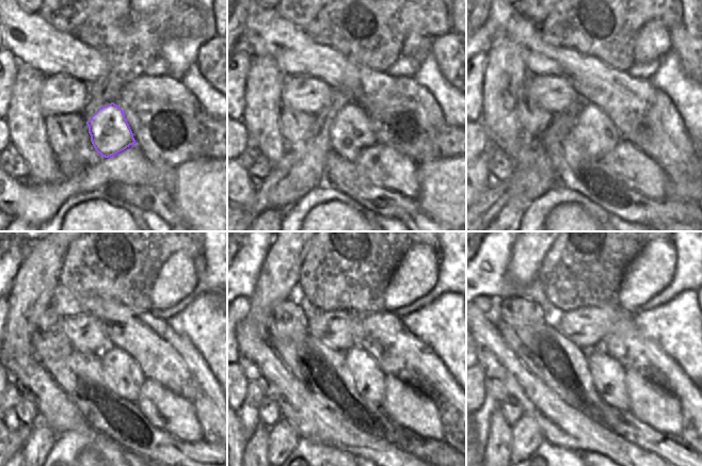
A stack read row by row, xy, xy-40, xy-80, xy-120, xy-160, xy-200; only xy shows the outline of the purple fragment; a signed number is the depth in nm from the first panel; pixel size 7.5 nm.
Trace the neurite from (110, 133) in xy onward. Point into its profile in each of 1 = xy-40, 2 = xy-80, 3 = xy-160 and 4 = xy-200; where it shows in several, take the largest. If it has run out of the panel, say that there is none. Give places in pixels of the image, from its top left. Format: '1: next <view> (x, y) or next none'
1: next xy-40 (351, 132)
2: next xy-80 (593, 128)
3: next xy-160 (370, 380)
4: next xy-200 (609, 376)

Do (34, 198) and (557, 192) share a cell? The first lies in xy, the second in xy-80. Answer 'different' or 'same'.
different

